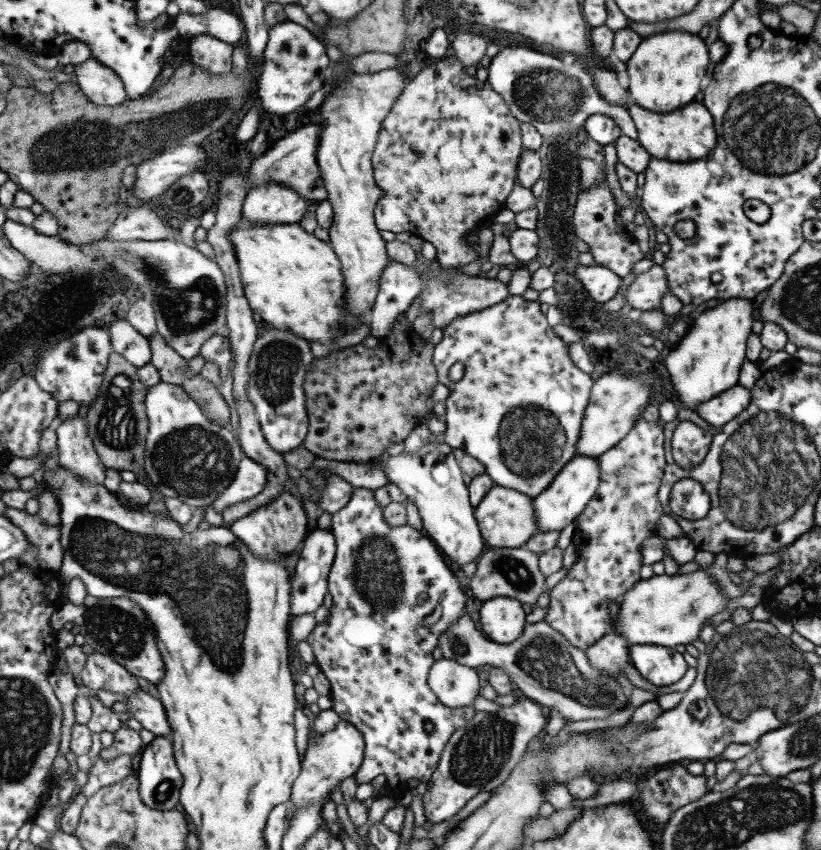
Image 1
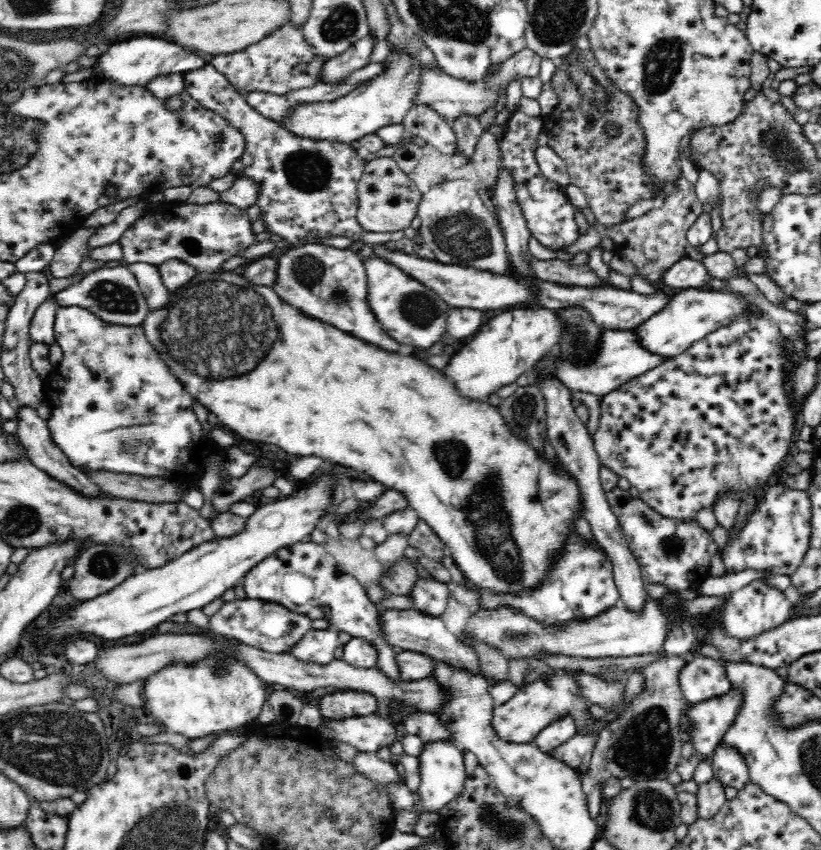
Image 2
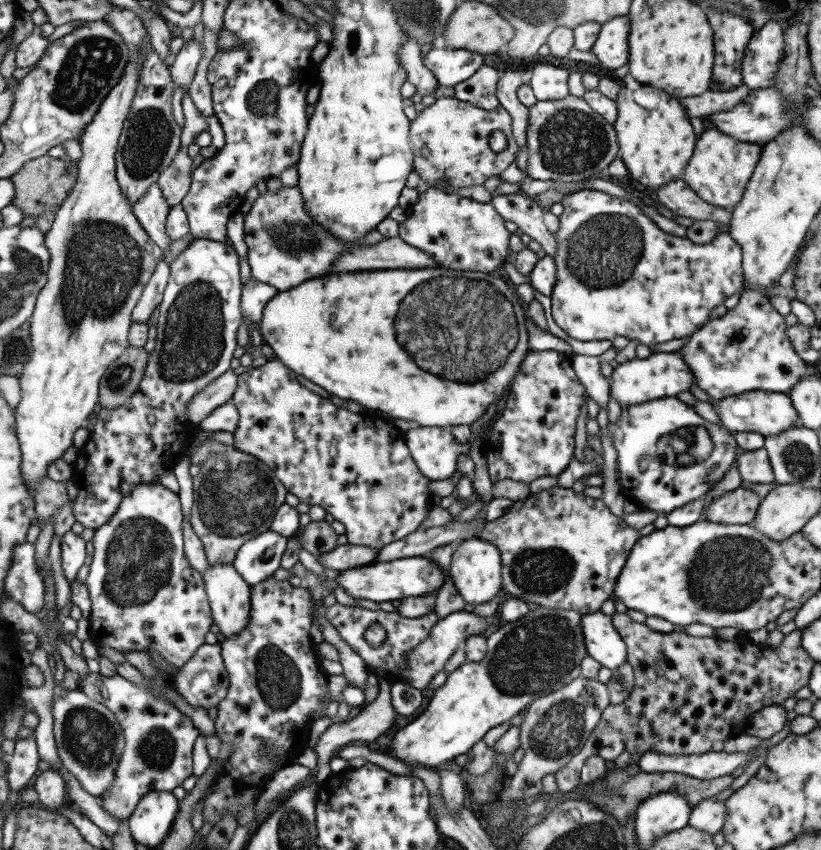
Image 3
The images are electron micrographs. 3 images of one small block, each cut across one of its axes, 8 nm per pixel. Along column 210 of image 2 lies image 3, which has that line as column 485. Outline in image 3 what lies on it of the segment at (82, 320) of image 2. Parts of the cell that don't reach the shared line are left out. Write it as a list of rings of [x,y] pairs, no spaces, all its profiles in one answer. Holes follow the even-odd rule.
[[[528,350],[508,387],[508,395],[499,417],[489,427],[489,436],[481,441],[481,454],[485,457],[491,483],[502,479],[530,483],[544,476],[558,476],[573,459],[575,420],[583,404],[584,386],[577,380],[570,354],[556,350]]]

